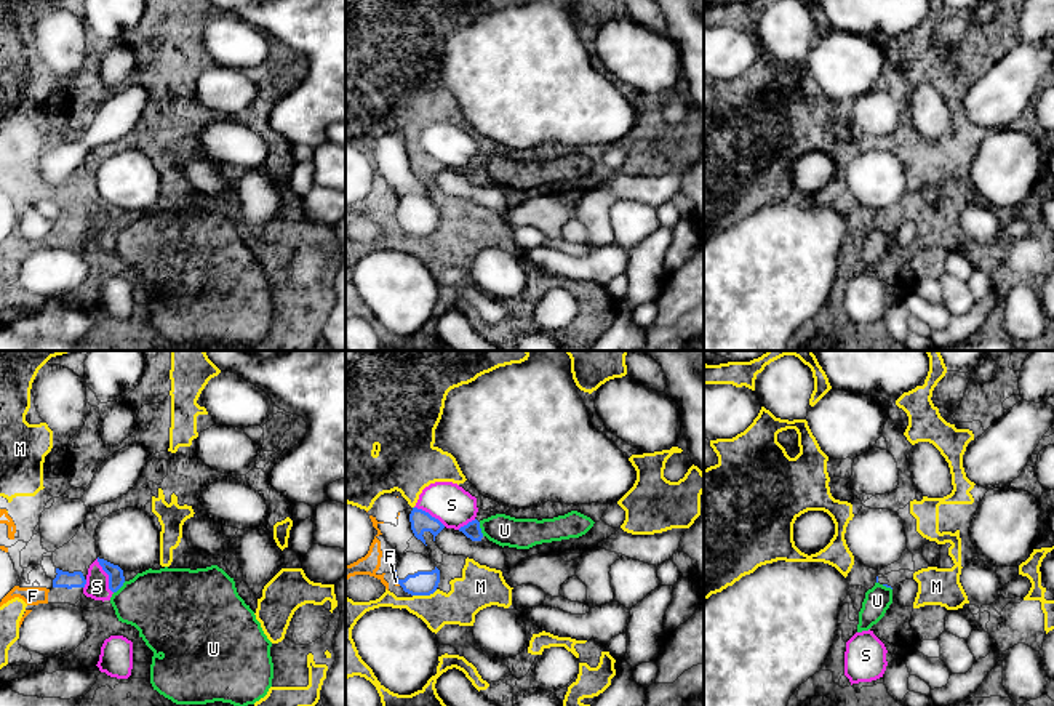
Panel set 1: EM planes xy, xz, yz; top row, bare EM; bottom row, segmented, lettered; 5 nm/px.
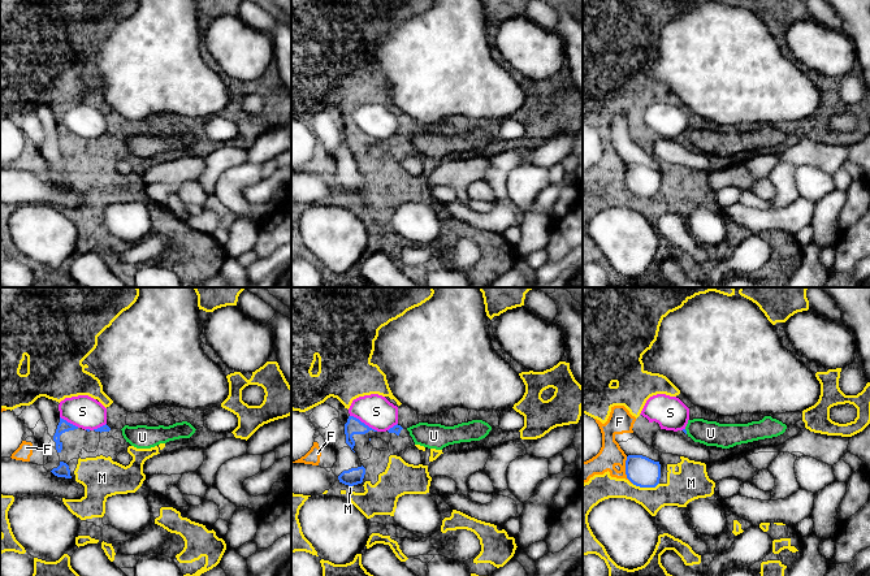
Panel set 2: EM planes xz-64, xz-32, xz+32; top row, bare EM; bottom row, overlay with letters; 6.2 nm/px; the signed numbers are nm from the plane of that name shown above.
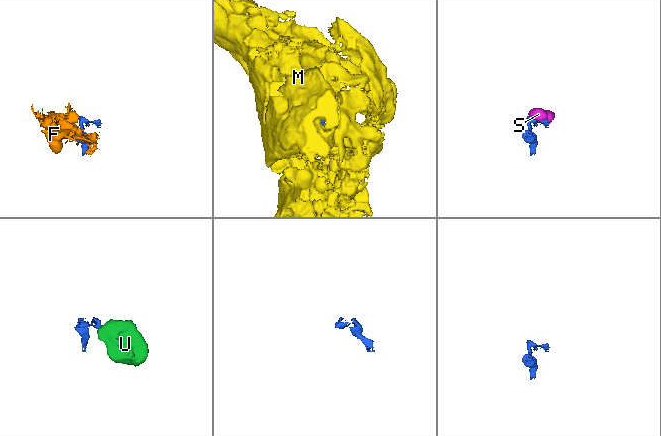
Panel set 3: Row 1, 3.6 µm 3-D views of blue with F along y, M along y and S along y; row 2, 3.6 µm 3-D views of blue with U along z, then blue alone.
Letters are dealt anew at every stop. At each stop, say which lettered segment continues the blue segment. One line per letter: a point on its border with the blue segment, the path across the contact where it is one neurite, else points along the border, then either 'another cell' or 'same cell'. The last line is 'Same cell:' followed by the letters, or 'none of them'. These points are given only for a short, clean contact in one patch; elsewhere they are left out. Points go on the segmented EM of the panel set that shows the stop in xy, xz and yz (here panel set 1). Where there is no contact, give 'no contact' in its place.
F: xz (399, 583) | along xz (397, 580), (400, 585) | another cell
M: xz (424, 594) | along xz (437, 589), (429, 594), (413, 596) | another cell
S: xy (109, 577) | along xy (96, 559), (107, 575), (107, 588), (112, 593) | another cell
U: xz (480, 529) | along xz (479, 522), (483, 535) | another cell
Same cell: none of them

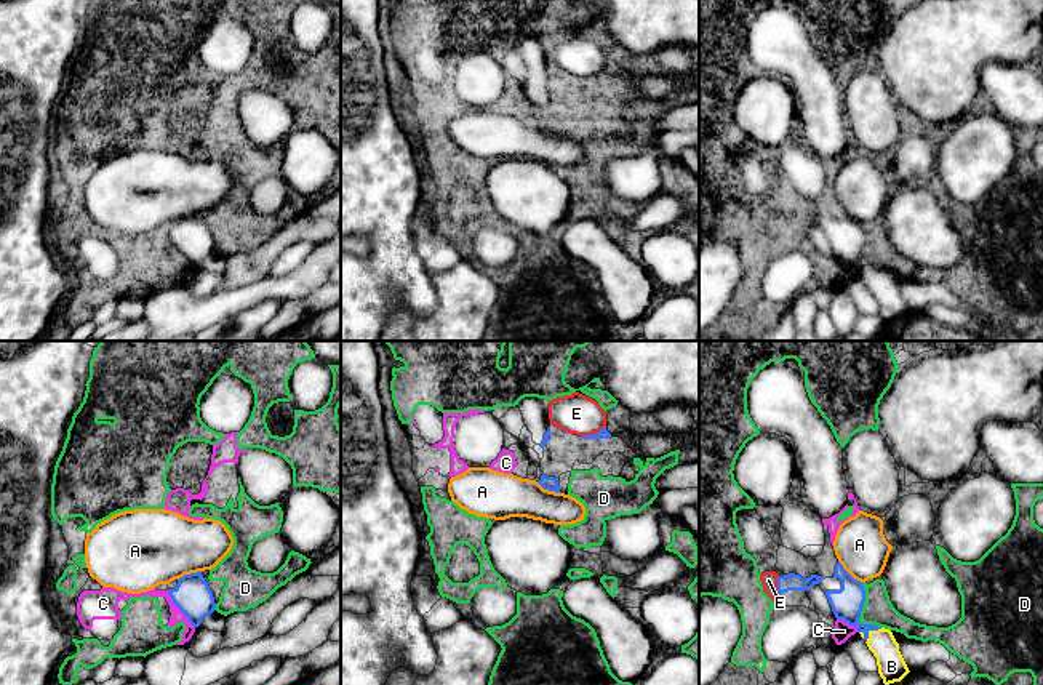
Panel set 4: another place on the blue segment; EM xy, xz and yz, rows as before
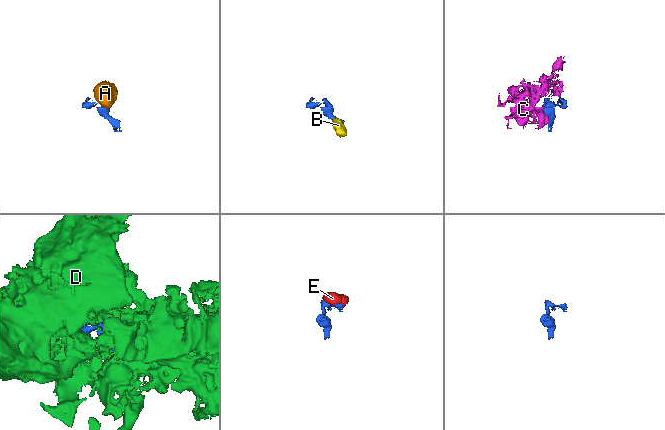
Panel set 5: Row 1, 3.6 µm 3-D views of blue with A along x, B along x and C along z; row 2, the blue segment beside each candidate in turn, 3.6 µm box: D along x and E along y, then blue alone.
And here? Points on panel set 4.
A: yz (848, 573) | along yz (839, 560), (863, 583) | another cell
B: yz (867, 634) | across yz (847, 604), (851, 618), (867, 634), (888, 655), (891, 666) | same cell
C: xy (179, 608) | along xy (167, 591), (171, 602), (194, 628) | another cell
D: yz (859, 613) | along yz (863, 583), (864, 605), (859, 621), (874, 623), (880, 628) | another cell
E: xz (592, 434) | along xz (605, 426), (581, 436) | another cell
Same cell: B

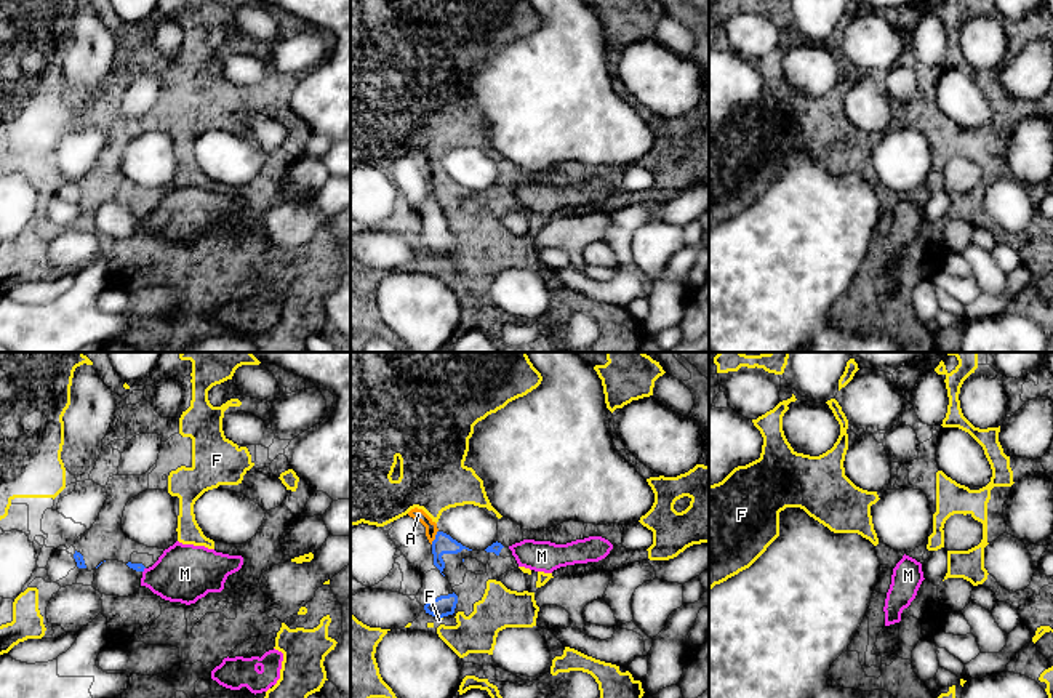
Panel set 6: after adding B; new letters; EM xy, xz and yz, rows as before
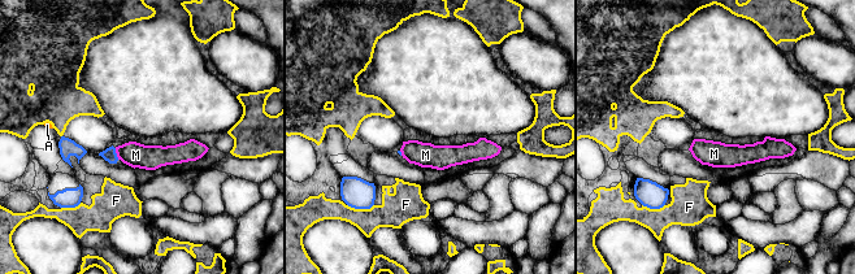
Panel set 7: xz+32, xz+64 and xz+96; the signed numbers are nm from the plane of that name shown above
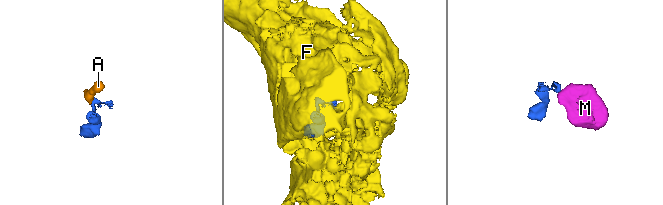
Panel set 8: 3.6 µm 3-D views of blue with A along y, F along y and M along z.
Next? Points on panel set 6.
A: xz (436, 537) | across xz (444, 543), (436, 537), (418, 514) | same cell
F: xz (440, 617) | along xz (437, 617), (442, 618) | another cell
M: xy (143, 570) | along xy (144, 567), (143, 572) | another cell
Same cell: A

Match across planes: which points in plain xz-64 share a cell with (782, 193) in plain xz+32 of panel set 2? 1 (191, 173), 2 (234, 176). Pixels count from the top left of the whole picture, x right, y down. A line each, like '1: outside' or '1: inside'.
1: outside
2: outside

